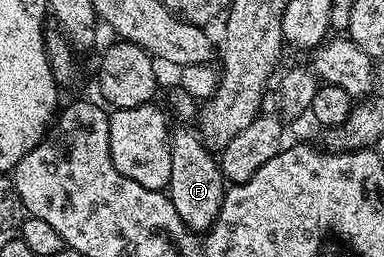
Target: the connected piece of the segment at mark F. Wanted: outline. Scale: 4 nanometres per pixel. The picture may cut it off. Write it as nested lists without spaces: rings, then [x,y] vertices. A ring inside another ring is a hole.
[[[177,127],[172,130],[169,139],[171,179],[167,192],[171,203],[175,203],[175,211],[179,211],[181,222],[194,233],[201,235],[212,227],[219,215],[219,207],[223,207],[227,182],[225,176],[221,174],[218,158],[200,136],[191,130],[193,129],[189,127]]]

